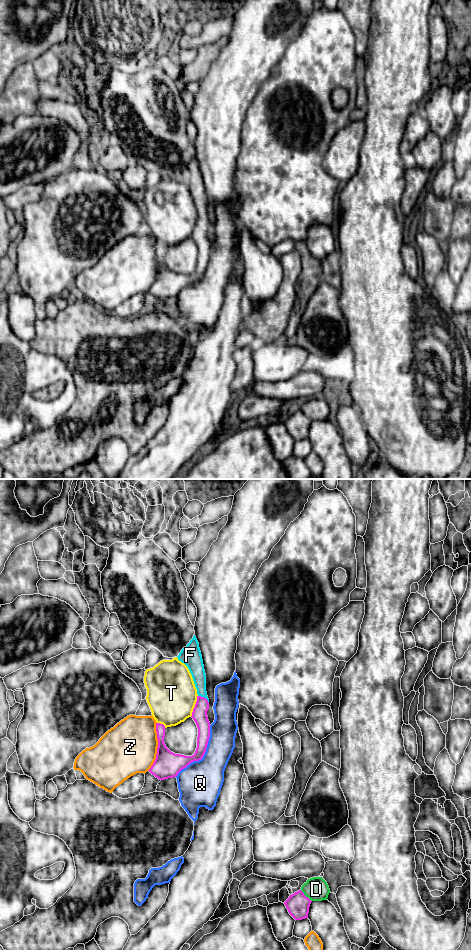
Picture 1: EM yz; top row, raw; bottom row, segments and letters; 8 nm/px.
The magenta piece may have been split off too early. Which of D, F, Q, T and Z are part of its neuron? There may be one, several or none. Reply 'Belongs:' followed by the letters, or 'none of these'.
Belongs: F

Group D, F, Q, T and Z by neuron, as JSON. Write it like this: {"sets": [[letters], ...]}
{"sets": [["D"], ["F"], ["Q"], ["T"], ["Z"]]}

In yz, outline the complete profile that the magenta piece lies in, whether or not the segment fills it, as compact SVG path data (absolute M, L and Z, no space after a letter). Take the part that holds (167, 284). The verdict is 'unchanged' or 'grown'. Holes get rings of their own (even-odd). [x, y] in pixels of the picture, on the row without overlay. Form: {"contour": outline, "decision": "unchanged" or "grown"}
{"contour": "M195 155L187 166L181 170L177 178L188 187L197 209L197 221L191 236L198 248L197 268L192 276L171 272L164 263L165 246L156 243L157 274L149 292L159 300L176 297L190 283L201 280L206 272L210 257L210 242L207 236L209 219L206 212L206 194L199 163Z", "decision": "grown"}

